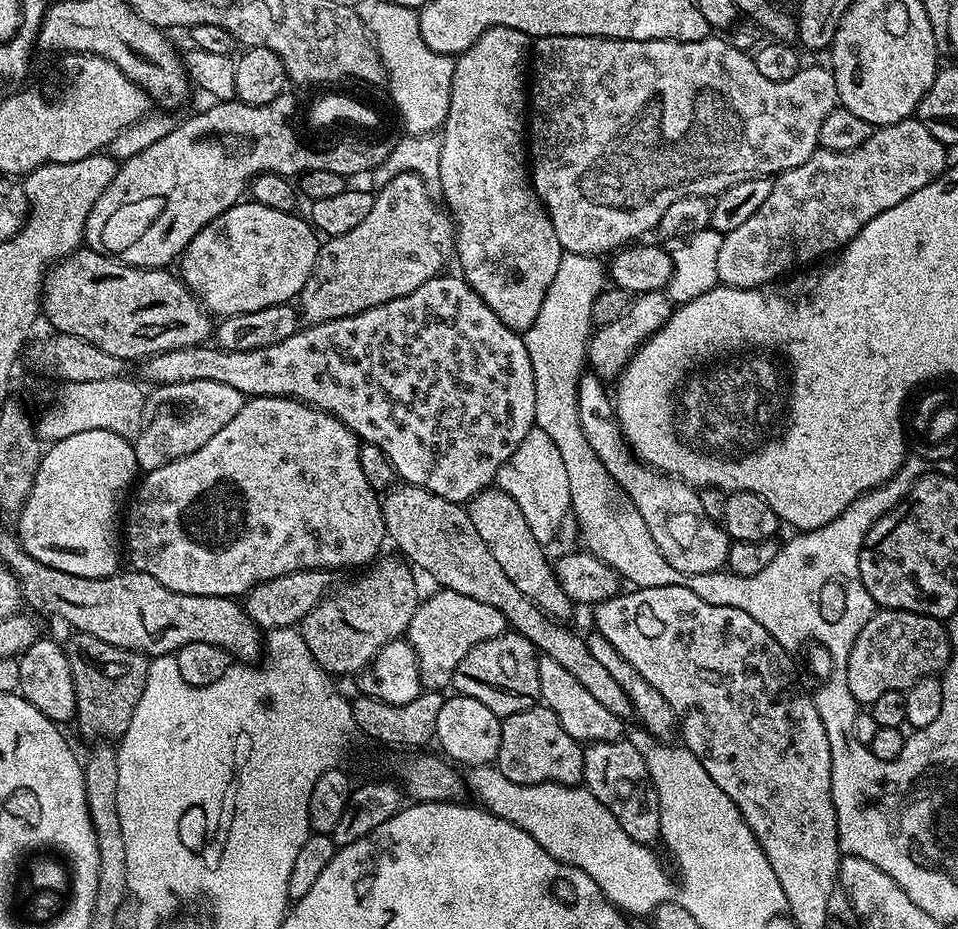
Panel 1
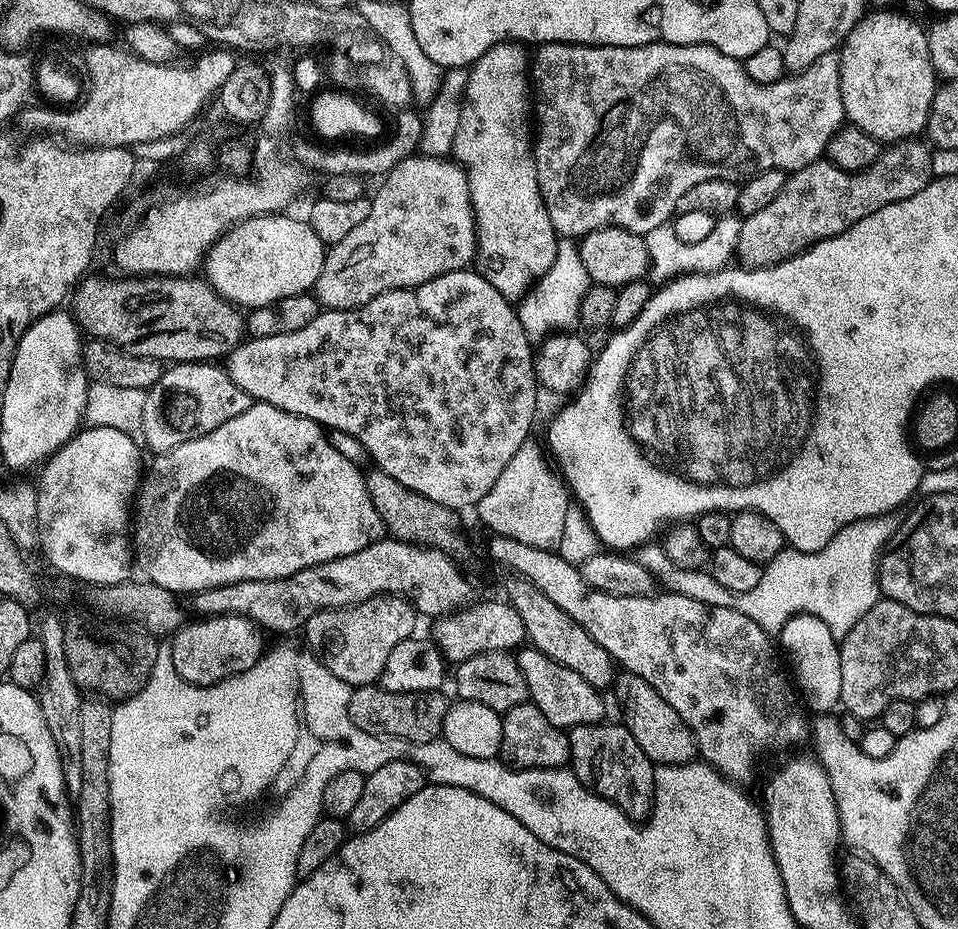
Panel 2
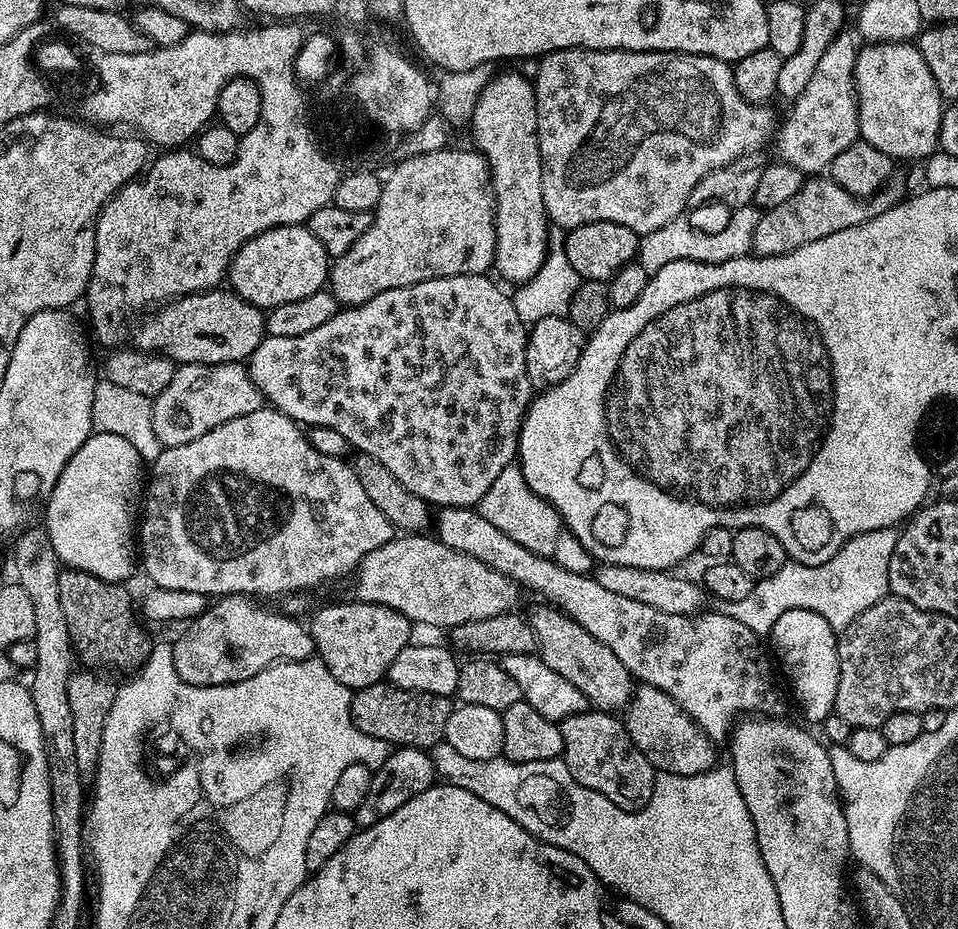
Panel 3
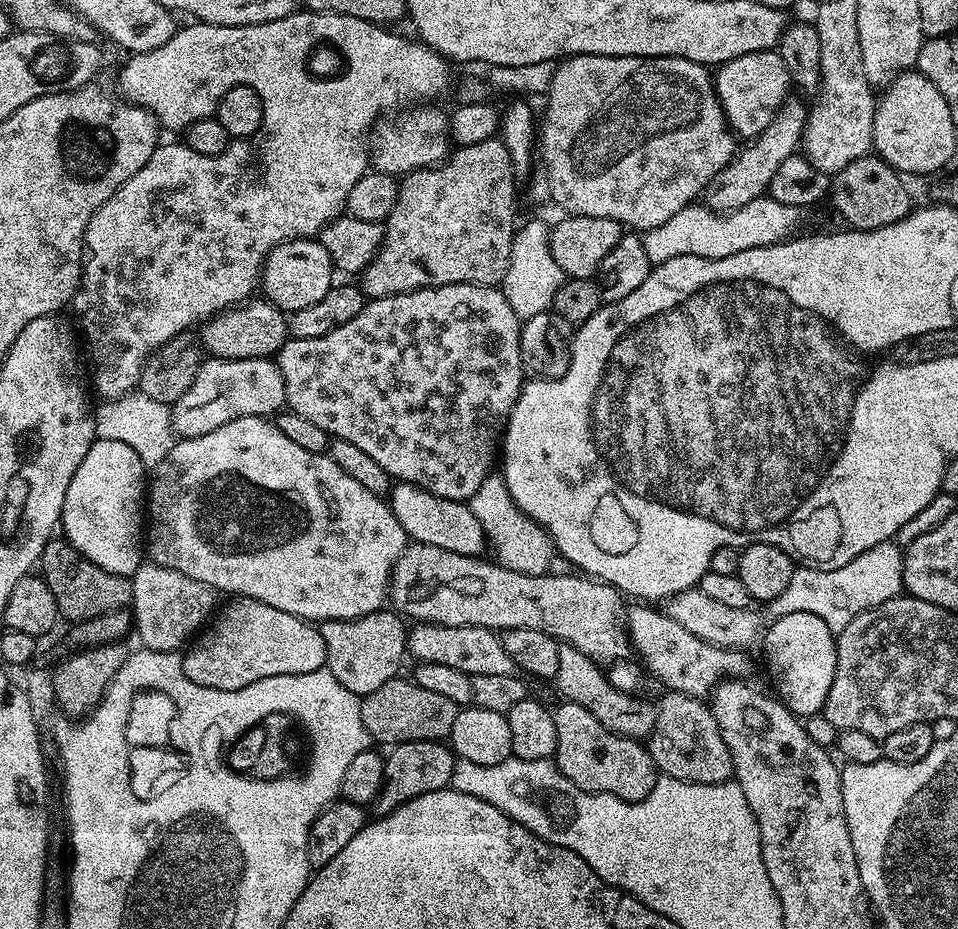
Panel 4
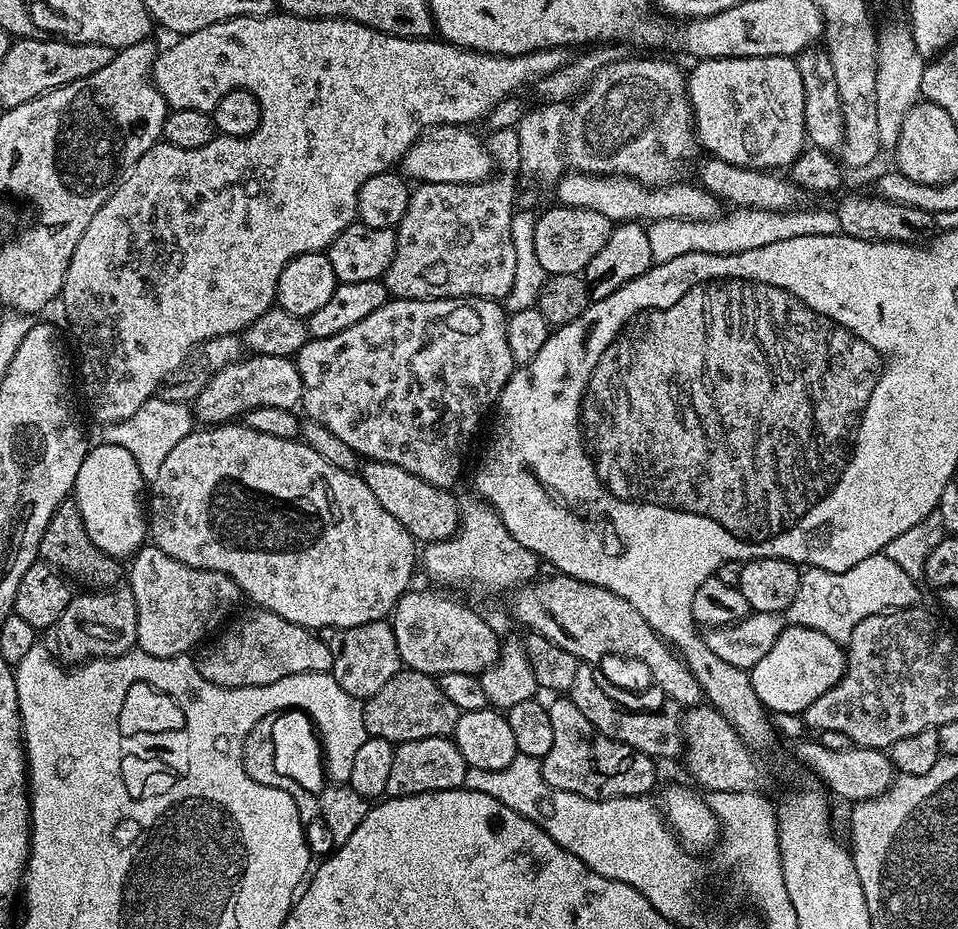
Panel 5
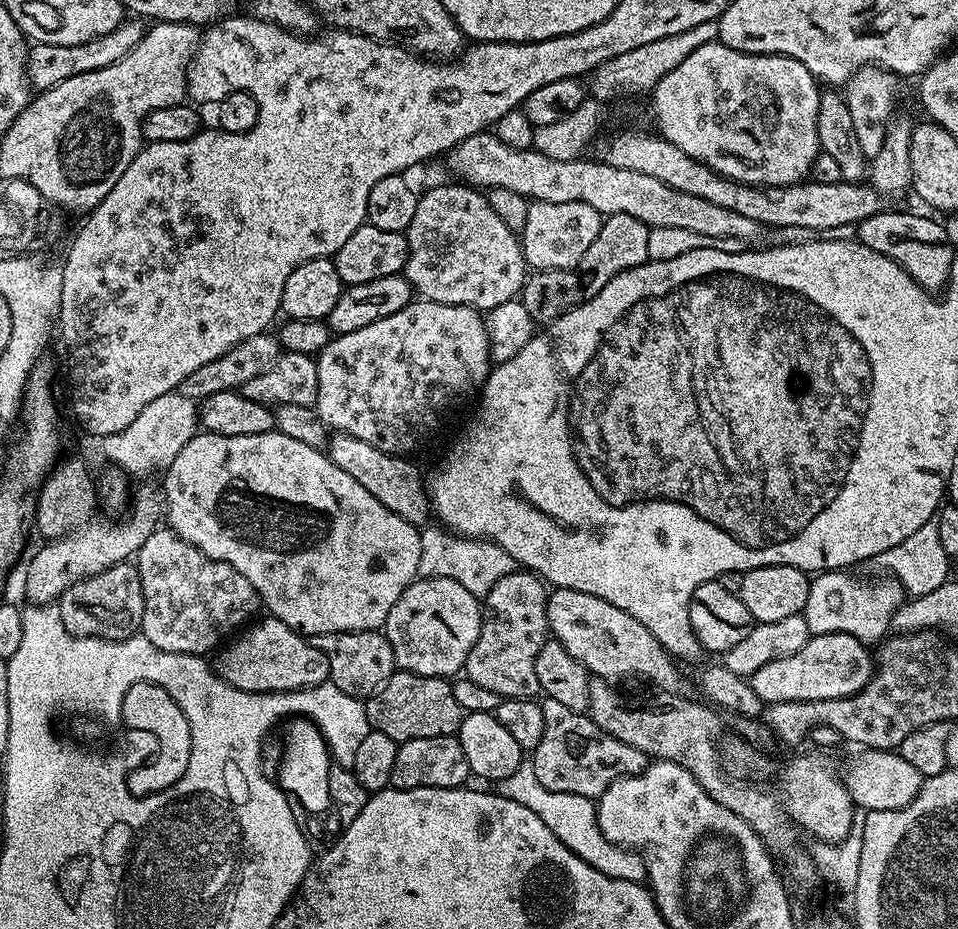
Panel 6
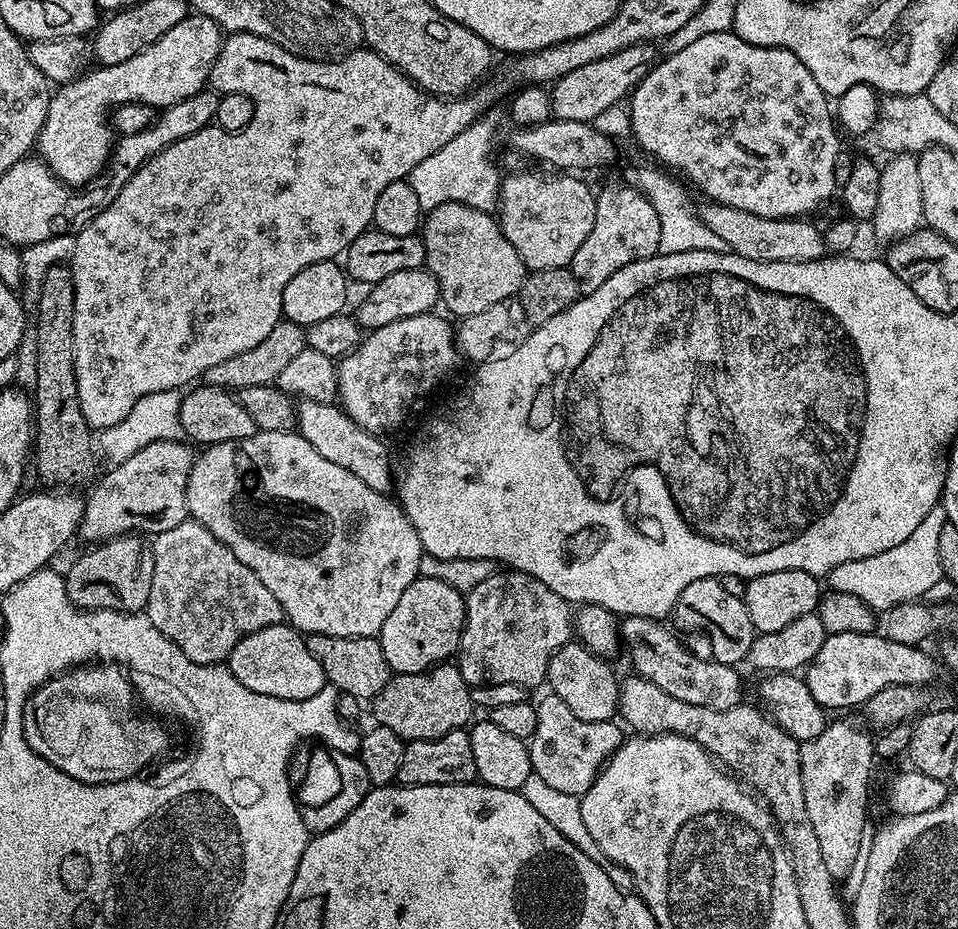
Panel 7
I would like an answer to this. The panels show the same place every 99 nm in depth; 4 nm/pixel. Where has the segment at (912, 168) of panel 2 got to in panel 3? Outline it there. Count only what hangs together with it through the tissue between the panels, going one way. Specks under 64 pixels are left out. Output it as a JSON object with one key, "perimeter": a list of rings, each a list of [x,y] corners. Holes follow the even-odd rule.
{"perimeter":[[[813,175],[805,179],[801,189],[792,198],[761,215],[758,226],[754,230],[752,252],[757,256],[790,254],[810,242],[818,242],[818,238],[826,238],[830,234],[838,234],[838,230],[858,226],[871,216],[882,214],[905,199],[906,191],[904,192],[902,185],[896,183],[885,184],[871,198],[861,198],[835,184],[827,175]]]}

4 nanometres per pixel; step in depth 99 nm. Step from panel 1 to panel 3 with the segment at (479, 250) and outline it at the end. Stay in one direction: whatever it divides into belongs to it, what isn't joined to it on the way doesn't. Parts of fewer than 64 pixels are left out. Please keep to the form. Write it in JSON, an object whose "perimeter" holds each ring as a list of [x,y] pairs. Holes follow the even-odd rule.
{"perimeter":[[[497,73],[485,87],[470,119],[472,140],[475,151],[488,163],[488,173],[492,178],[492,196],[496,199],[496,263],[495,271],[500,271],[501,281],[509,280],[512,286],[525,284],[538,270],[548,253],[548,211],[542,202],[542,158],[538,146],[538,110],[536,109],[536,89],[533,81],[523,73]]]}

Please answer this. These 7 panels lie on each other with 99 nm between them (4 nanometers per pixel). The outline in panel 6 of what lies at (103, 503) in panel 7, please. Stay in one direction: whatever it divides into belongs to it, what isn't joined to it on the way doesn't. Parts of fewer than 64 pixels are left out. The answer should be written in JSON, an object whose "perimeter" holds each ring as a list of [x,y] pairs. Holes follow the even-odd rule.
{"perimeter":[[[152,484],[142,485],[137,492],[135,489],[130,496],[130,507],[124,514],[121,520],[94,518],[85,528],[78,528],[68,536],[49,539],[45,548],[38,549],[24,572],[24,596],[28,602],[51,604],[59,601],[60,595],[70,590],[74,582],[82,582],[82,578],[102,574],[102,570],[110,570],[110,566],[131,561],[140,551],[142,542],[146,542],[165,519],[161,489]]]}

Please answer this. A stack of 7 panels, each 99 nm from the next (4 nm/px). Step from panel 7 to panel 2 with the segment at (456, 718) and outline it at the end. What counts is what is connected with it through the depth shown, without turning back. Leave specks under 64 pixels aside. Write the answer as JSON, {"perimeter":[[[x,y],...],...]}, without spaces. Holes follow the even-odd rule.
{"perimeter":[[[379,683],[364,684],[360,688],[352,688],[350,694],[350,706],[348,713],[350,714],[350,722],[354,722],[354,726],[358,726],[358,730],[366,730],[366,734],[374,734],[375,736],[389,736],[390,738],[402,738],[406,742],[430,742],[431,740],[441,739],[448,706],[449,697],[444,697],[443,691],[435,692],[391,692],[385,688],[381,688]]]}

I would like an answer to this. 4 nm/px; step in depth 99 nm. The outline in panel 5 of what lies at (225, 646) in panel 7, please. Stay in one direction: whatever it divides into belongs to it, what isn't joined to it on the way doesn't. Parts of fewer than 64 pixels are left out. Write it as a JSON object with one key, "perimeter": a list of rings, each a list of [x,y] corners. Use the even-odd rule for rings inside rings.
{"perimeter":[[[155,546],[141,548],[130,564],[132,572],[130,568],[126,580],[138,606],[136,648],[151,656],[170,658],[191,653],[225,623],[224,616],[231,617],[237,611],[236,603],[242,600],[240,587],[226,574],[188,566]]]}

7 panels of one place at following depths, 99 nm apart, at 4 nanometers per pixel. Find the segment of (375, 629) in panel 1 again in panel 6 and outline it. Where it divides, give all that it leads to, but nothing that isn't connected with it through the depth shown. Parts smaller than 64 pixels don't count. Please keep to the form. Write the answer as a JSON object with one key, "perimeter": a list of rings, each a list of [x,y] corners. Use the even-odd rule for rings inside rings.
{"perimeter":[[[380,630],[332,632],[329,636],[315,637],[314,644],[322,650],[322,654],[326,654],[330,683],[358,700],[365,701],[369,696],[378,694],[378,690],[390,682],[392,673],[397,671],[394,650]]]}

